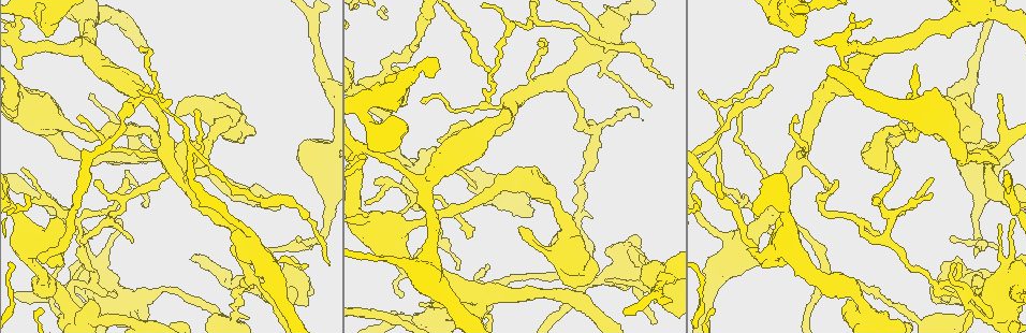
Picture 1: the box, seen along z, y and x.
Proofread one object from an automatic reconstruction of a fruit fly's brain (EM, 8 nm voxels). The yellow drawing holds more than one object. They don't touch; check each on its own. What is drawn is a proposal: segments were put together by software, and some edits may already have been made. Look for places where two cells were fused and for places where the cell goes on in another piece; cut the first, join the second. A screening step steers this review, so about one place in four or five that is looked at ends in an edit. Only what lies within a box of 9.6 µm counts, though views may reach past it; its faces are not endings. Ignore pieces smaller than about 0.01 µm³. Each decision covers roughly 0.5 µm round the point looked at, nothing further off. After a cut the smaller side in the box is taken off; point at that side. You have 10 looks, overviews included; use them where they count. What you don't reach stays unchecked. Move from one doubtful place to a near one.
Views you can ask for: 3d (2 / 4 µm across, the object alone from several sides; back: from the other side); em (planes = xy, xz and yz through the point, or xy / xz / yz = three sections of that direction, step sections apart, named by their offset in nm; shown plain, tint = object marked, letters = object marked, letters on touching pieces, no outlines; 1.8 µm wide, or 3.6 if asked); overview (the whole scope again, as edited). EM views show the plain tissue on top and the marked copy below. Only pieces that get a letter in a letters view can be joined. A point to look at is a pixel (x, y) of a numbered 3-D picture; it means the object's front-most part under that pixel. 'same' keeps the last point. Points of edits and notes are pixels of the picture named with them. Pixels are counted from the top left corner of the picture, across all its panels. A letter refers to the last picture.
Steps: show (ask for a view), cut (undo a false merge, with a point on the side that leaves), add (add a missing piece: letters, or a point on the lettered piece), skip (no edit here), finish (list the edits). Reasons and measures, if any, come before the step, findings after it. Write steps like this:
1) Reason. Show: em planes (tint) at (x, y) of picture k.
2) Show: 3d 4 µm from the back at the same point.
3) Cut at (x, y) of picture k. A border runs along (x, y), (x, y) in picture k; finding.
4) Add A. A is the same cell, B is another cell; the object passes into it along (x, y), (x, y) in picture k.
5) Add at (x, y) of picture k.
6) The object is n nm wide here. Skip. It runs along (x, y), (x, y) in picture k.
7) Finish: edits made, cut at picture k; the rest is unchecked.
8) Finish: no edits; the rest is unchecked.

Show: 3d 4 µm at (753, 260) of picture 1.

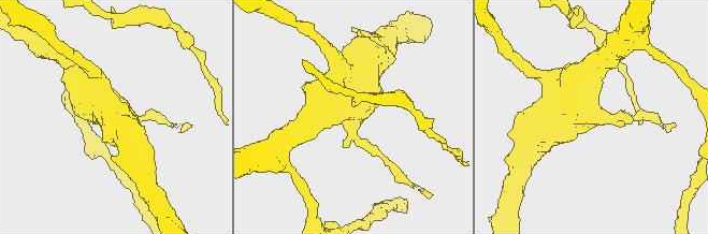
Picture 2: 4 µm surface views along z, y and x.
Show: em 3.6 µm planes (letters) at (350, 118) of picture 2.

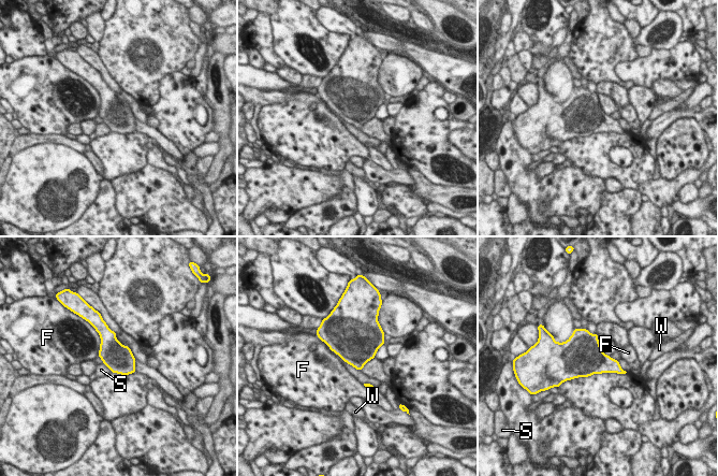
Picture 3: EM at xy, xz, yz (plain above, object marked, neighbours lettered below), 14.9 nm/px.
Skip. F, S and W are other cells; a border runs along (617, 360), (626, 372) in picture 3; all the same cell.

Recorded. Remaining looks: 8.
Show: 3d 2 µm at (593, 133) of picture 1.

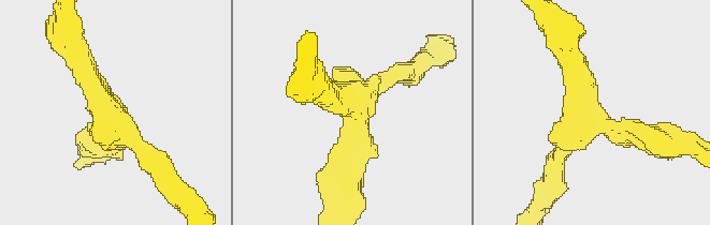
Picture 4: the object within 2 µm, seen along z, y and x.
Show: em 3.6 µm planes (letters) at (117, 117) of picture 4.

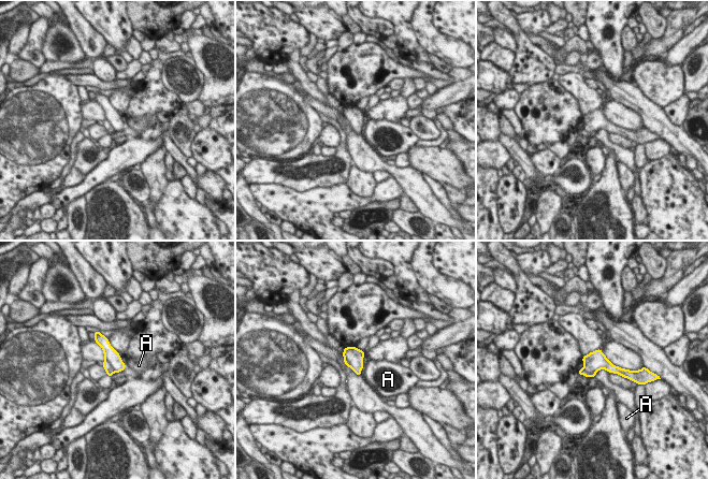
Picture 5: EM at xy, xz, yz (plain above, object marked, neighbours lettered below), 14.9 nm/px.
Cut at (581, 372) of picture 5. A is another cell; a border runs along (582, 368), (586, 372), (595, 373) in picture 5; two cells meet here.

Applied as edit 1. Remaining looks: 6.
Redraw. Show: overview.

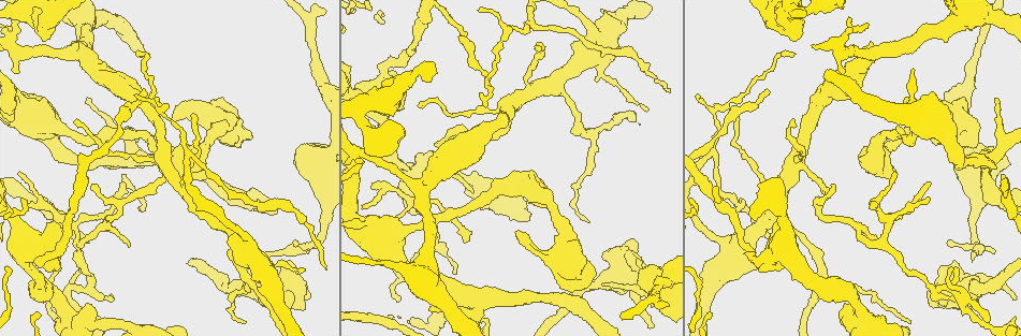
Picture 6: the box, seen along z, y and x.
A fork. Show: 3d 2 µm at (68, 296) of picture 6.

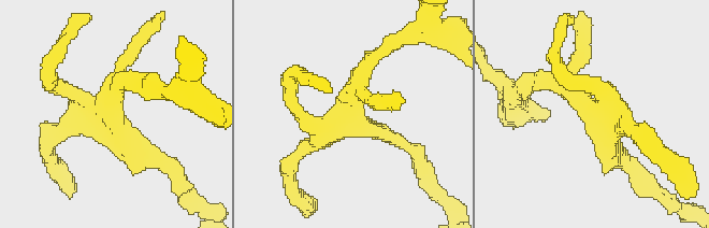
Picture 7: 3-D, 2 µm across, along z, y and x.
Show: em yz step 4 (tint) at (596, 114) of picture 7.

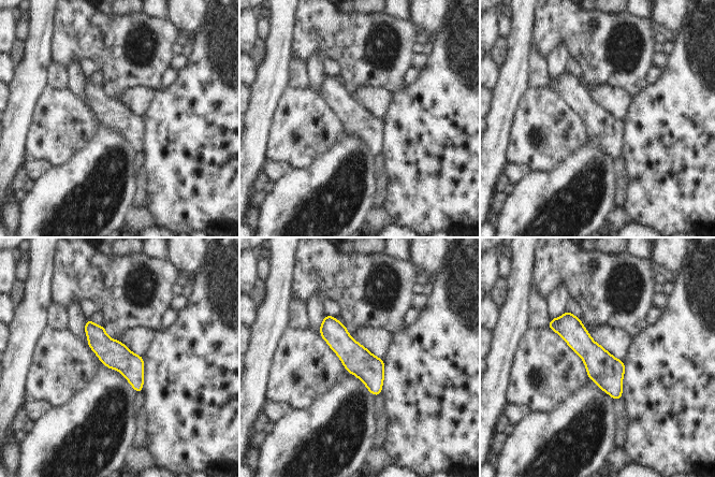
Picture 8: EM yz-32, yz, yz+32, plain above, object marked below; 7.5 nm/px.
Show: em yz step 4 (letters) at the same point.

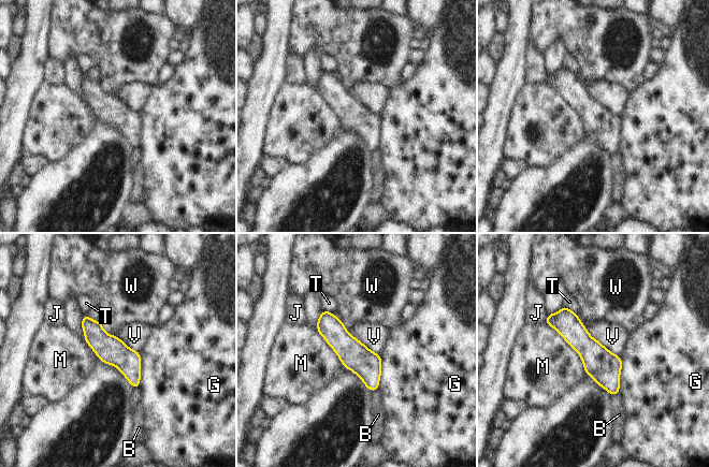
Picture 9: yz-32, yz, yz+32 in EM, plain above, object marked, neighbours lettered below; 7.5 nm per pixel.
The object is 220 nm wide here; the longest contact is with M, 500 nm. Skip. B, G, J, M, T, V and W are other cells; all the same cell.

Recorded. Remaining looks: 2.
Branch stops here. Show: em planes (letters) at (995, 165) of picture 6.

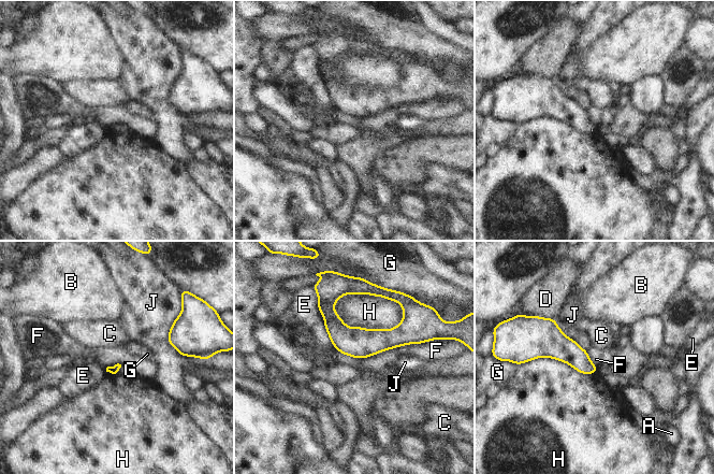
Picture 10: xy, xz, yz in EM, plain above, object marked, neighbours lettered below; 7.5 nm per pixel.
Skip. A, B, C, D, E, F, G, H and J are other cells; it runs along (321, 306), (351, 339), (414, 341) in picture 10; no lettered piece goes on from it.

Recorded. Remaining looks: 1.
Finish: edits made, cut at picture 5; the rest is unchecked.

